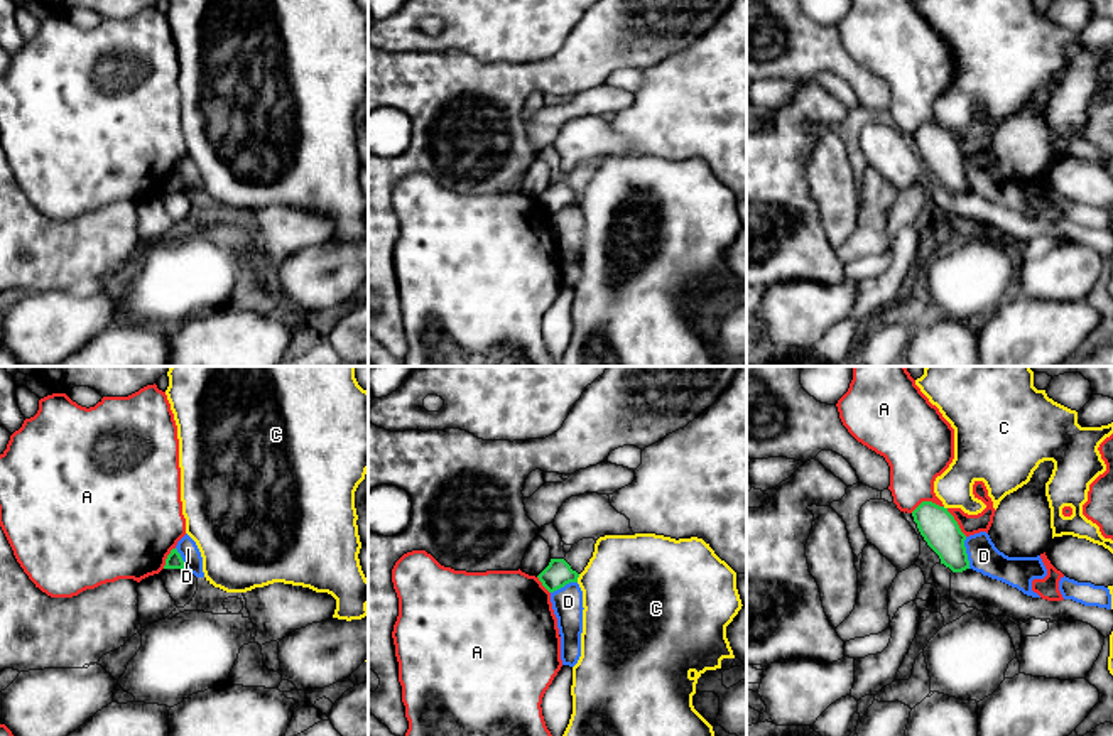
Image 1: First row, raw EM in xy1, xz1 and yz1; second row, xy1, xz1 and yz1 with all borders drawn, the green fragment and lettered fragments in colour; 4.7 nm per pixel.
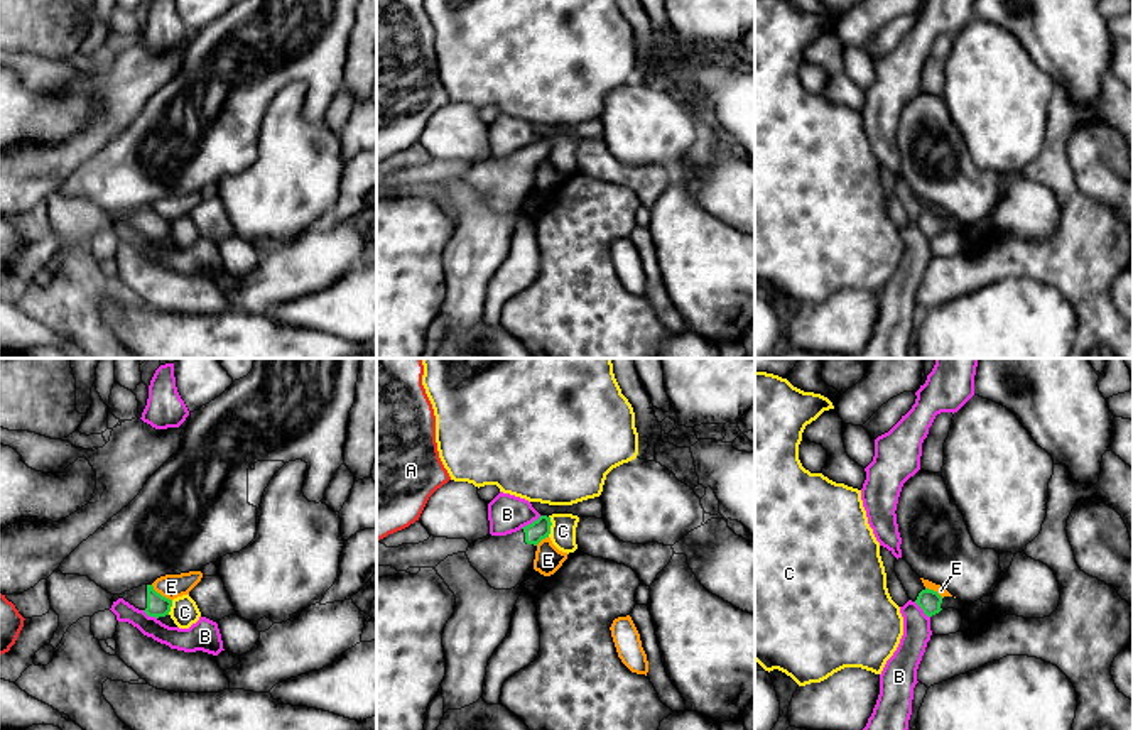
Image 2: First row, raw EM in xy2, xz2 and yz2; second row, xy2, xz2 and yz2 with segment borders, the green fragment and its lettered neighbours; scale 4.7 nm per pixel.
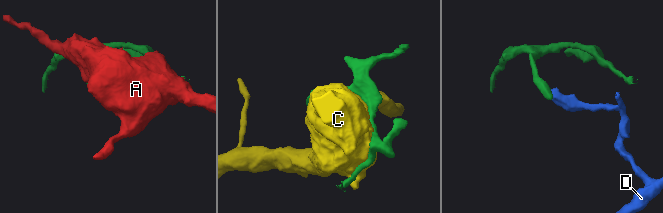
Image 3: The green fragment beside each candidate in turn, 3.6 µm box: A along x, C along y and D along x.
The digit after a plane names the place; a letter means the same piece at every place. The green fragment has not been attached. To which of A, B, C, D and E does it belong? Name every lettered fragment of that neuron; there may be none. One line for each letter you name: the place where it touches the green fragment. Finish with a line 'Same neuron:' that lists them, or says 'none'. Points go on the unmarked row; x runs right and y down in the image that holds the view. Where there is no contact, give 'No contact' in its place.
Same neuron: none

